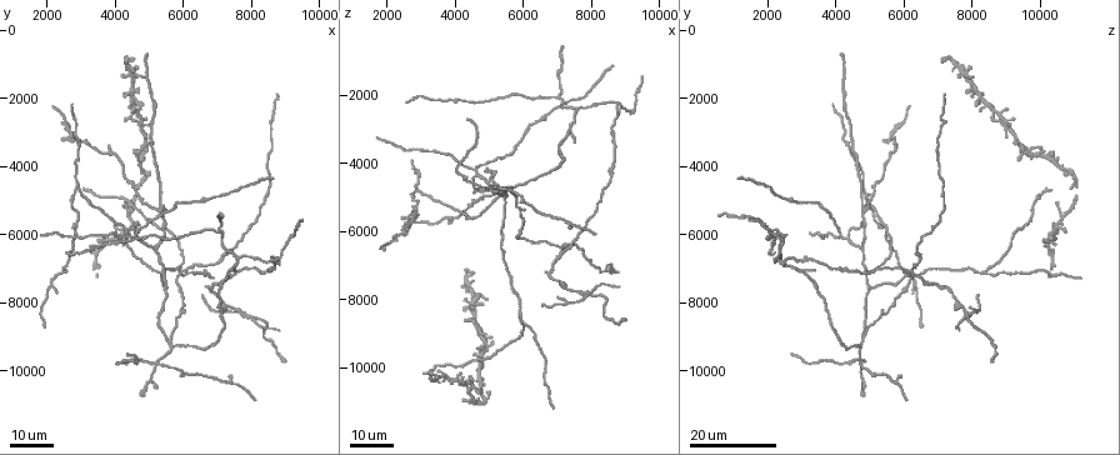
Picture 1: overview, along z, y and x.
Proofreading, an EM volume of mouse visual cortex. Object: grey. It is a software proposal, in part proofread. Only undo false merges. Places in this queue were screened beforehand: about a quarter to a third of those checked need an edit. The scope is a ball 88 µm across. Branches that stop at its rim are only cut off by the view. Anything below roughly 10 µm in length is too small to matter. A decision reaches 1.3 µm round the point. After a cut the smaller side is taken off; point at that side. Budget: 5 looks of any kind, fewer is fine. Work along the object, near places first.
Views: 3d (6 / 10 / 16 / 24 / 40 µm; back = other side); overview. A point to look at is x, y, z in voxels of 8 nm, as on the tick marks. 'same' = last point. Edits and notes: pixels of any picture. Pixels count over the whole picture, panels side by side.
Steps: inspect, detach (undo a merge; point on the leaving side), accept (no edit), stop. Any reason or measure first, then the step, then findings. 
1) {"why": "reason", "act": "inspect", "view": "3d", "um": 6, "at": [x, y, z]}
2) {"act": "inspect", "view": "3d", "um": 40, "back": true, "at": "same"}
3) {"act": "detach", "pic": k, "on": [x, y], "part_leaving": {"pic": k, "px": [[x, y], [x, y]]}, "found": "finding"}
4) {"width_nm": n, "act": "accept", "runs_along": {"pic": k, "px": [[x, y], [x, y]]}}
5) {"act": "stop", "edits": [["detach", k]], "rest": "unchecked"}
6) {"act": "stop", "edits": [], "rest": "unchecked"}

{"why": "three-way junction", "act": "inspect", "view": "3d", "um": 16, "at": [8700, 6800, 2300]}

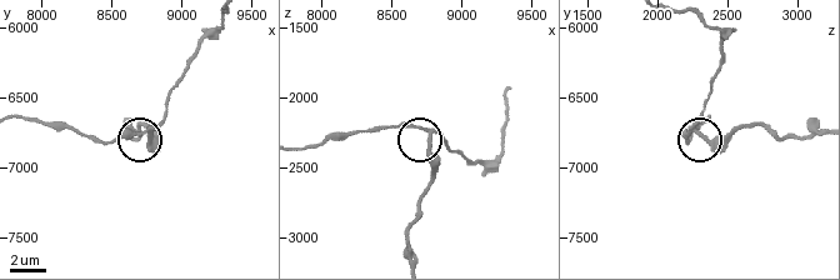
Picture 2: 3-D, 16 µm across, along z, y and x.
{"act": "inspect", "view": "3d", "um": 6, "at": [8780, 6720, 2260]}

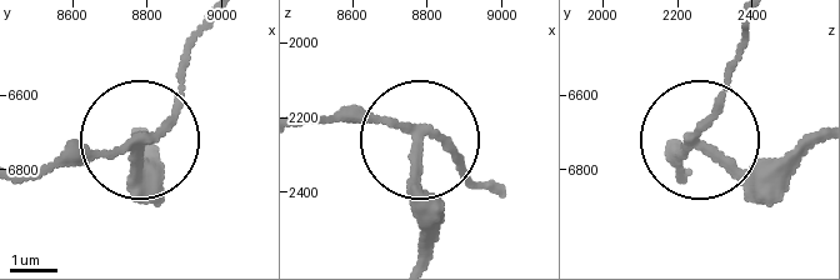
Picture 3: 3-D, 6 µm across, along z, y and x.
{"arms": 3, "act": "detach", "pic": 3, "on": [134, 195], "part_leaving": {"pic": 3, "px": [[416, 138], [416, 254]]}, "found": "two cells meet here"}

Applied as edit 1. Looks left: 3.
{"act": "inspect", "view": "overview"}

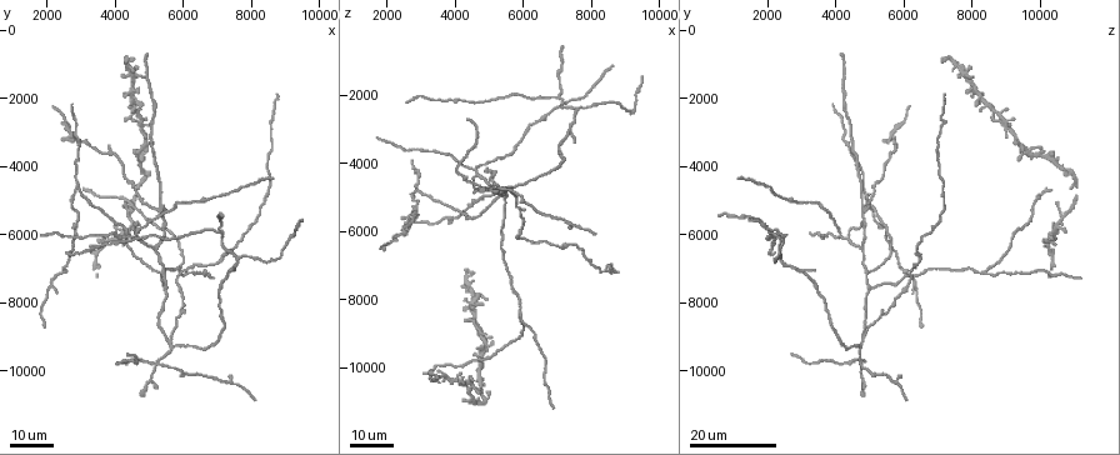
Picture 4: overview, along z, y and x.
{"why": "three arms meet", "act": "inspect", "view": "3d", "um": 16, "at": [7100, 5900, 2100]}

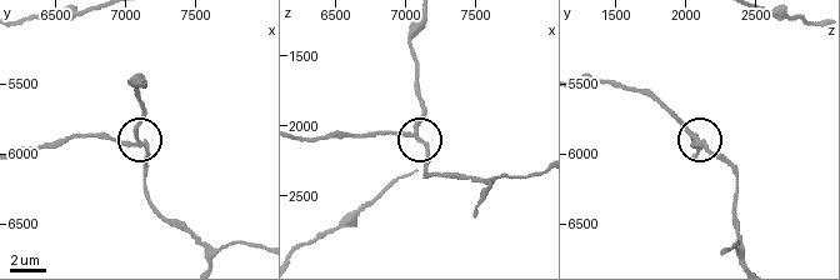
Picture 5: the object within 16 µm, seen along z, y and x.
{"act": "inspect", "view": "3d", "um": 6, "at": [7060, 5900, 2080]}

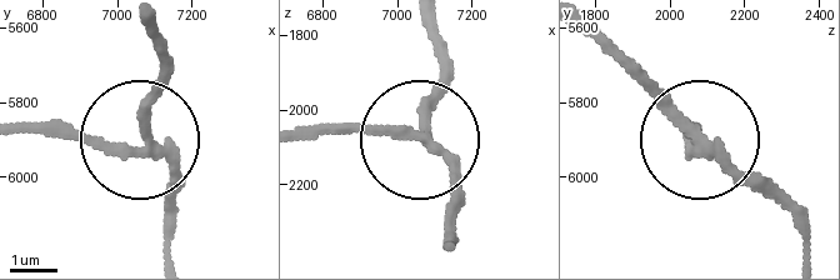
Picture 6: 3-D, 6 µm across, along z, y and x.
{"act": "detach", "pic": 6, "on": [83, 136], "part_leaving": {"pic": 6, "px": [[154, 158], [26, 134]]}, "found": "a second cell is stuck on"}

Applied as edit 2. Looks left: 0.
{"act": "stop", "edits": [["detach", 3], ["detach", 6]], "rest": "unchecked"}

